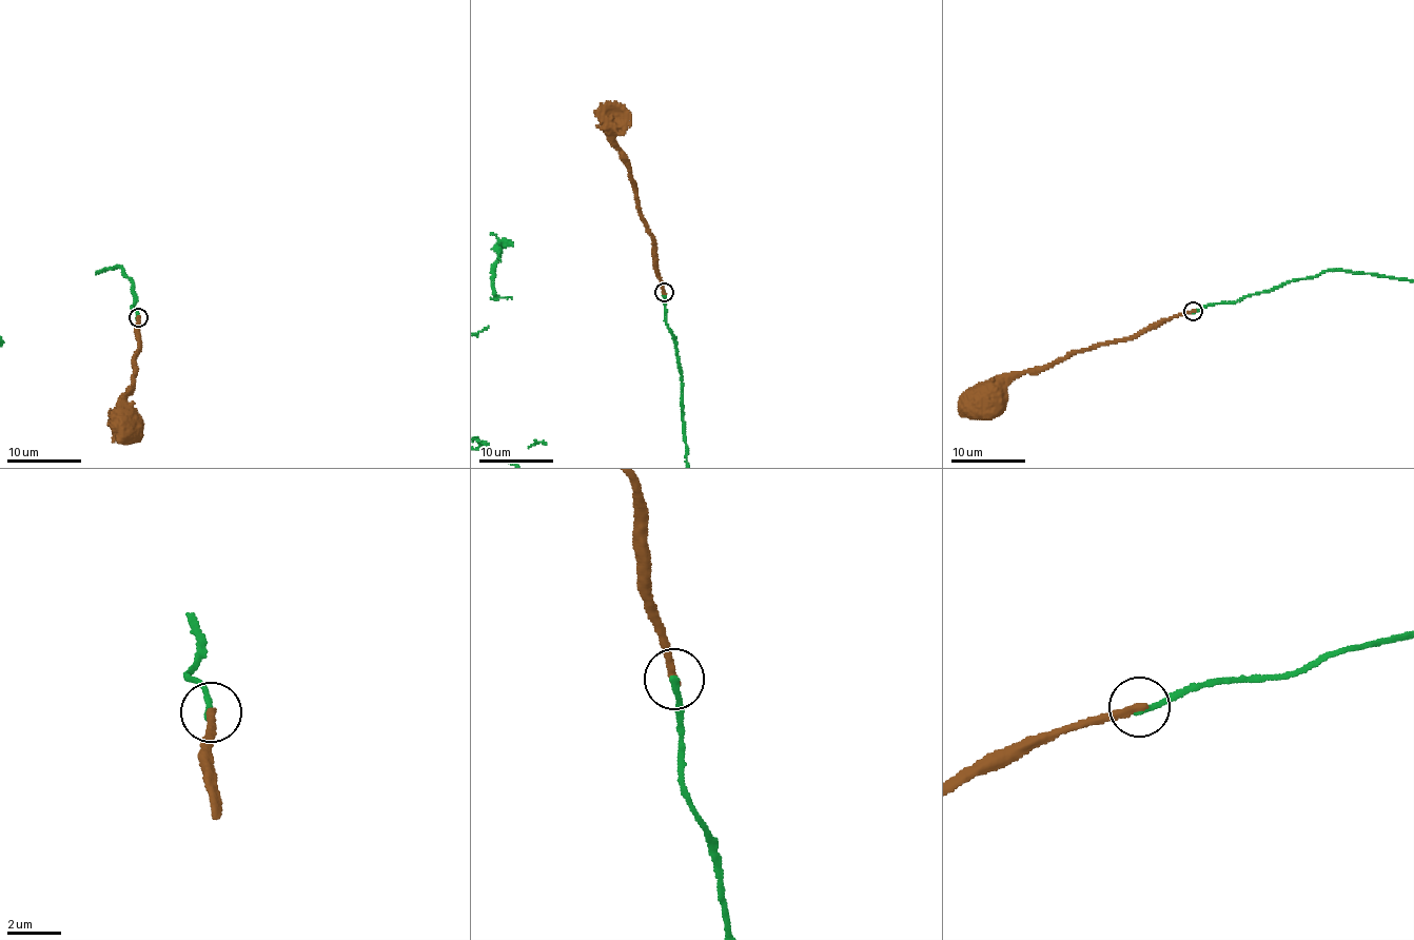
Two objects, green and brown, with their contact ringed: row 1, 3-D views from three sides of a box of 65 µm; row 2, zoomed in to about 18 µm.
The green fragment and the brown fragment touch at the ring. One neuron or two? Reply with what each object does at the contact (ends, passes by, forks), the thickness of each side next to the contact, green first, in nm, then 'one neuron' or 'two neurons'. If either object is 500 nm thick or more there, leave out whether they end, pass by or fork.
green ends there; brown ends there; 240 nm thick on the green side, 280 nm on the other; two neurons

